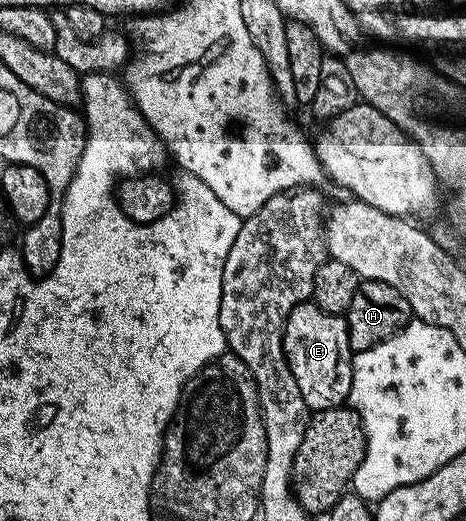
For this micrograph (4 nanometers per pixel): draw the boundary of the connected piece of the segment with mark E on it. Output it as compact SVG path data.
M311 300L298 304L292 309L284 329L284 355L288 361L290 372L294 372L294 381L298 383L298 392L302 392L302 400L306 400L309 411L334 408L348 402L348 393L352 383L353 353L350 348L347 317L322 312L322 308L318 308L316 303Z

